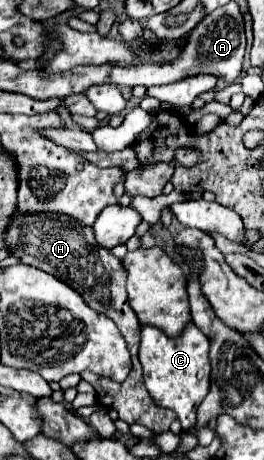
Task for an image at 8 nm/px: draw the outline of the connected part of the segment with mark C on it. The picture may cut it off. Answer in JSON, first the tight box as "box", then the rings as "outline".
{"box":[140,323,210,429],"outline":[[[192,323],[176,339],[168,339],[156,327],[142,327],[140,363],[144,369],[144,385],[158,407],[170,409],[178,415],[182,429],[196,425],[196,409],[210,391],[208,345],[208,337]]]}

